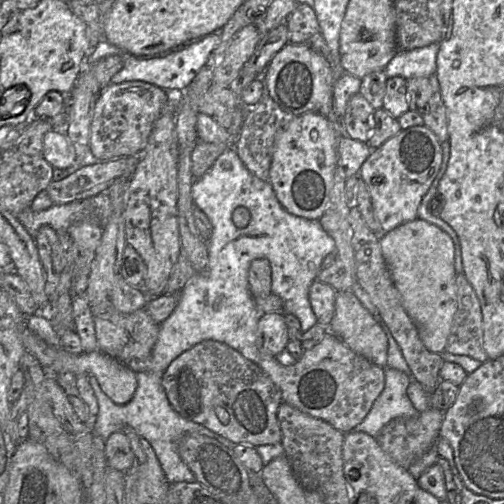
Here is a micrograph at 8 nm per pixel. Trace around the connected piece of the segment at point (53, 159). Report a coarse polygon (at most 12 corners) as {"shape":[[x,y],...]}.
{"shape":[[60,129],[44,135],[42,155],[53,169],[77,163],[75,148]]}

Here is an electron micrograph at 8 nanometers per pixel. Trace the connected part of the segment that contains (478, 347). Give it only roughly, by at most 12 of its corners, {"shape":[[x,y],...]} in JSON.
{"shape":[[456,276],[457,309],[445,352],[488,360],[479,298]]}

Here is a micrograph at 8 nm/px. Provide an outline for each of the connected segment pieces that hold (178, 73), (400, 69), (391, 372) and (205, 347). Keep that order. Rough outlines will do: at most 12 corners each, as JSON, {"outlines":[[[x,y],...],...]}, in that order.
{"outlines":[[[211,33],[166,54],[134,57],[102,39],[86,58],[124,66],[111,84],[138,80],[174,96],[219,46]],[[440,43],[398,51],[388,78],[437,75]],[[385,366],[383,391],[350,432],[376,438],[390,421],[419,413],[411,375]],[[223,342],[174,359],[183,418],[235,444],[278,444],[278,387]]]}

